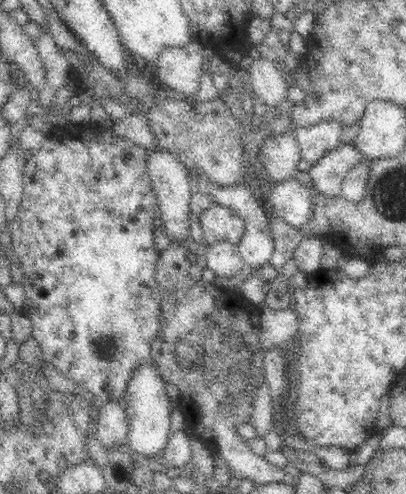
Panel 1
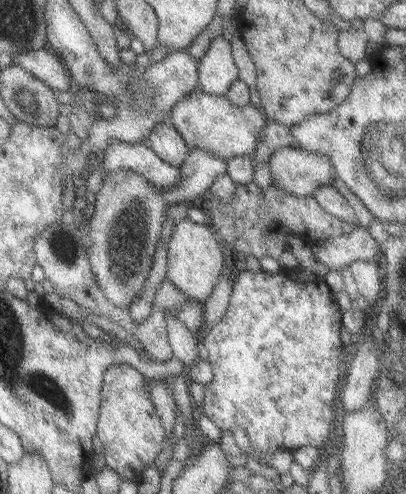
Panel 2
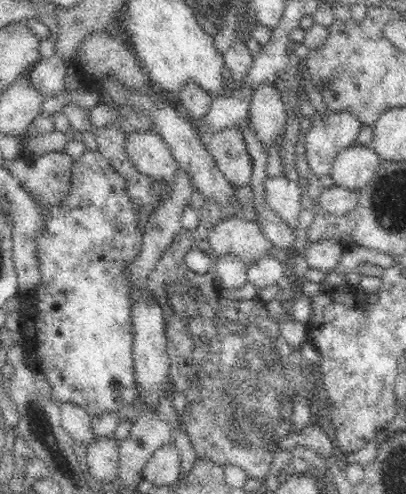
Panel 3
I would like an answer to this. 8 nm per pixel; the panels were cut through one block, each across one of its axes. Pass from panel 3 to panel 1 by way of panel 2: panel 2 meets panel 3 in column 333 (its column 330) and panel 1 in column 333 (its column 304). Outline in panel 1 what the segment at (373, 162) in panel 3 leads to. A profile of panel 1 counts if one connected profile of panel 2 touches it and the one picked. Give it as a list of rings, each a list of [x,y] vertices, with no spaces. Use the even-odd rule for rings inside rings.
[[[342,142],[342,146],[338,146],[336,150],[324,154],[312,168],[310,168],[310,176],[312,176],[312,188],[318,194],[324,196],[340,196],[342,190],[342,182],[346,178],[346,174],[360,164],[362,160],[366,160],[360,150],[354,146],[354,142]]]

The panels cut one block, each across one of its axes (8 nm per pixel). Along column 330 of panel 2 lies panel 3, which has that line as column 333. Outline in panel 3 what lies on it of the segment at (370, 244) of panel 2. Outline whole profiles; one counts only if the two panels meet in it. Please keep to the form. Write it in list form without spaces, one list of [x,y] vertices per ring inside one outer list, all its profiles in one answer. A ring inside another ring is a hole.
[[[336,238],[322,240],[316,244],[308,244],[306,248],[306,262],[310,270],[320,270],[324,274],[340,270],[344,248]]]

